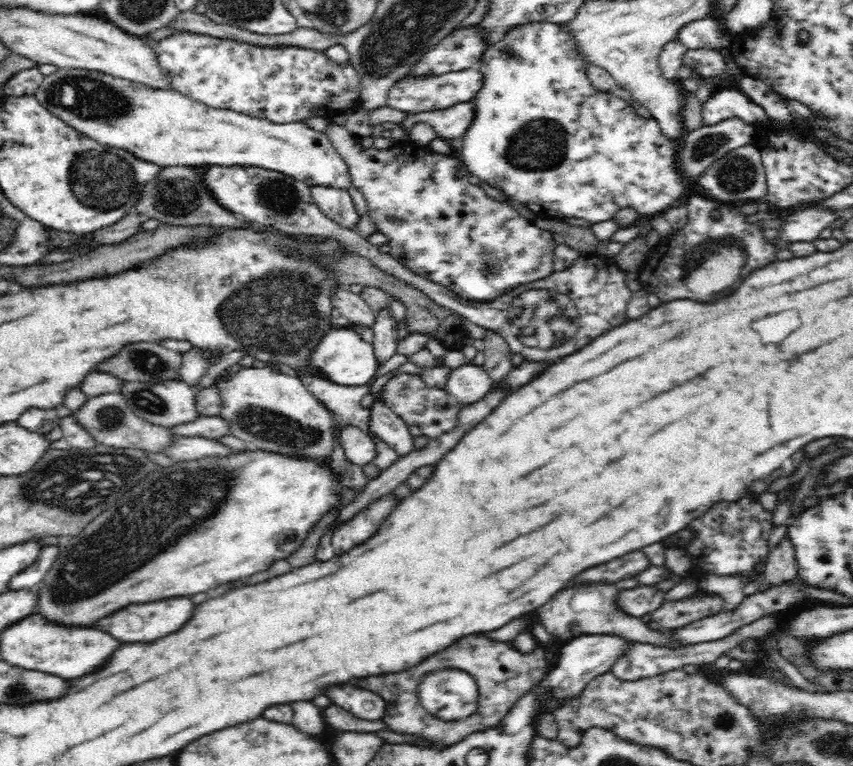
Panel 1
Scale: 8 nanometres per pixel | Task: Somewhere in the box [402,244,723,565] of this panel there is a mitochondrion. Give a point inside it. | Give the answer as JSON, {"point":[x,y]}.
{"point":[540,318]}

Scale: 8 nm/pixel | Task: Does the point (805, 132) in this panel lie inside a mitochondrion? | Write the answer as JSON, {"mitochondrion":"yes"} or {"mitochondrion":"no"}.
{"mitochondrion":"no"}

